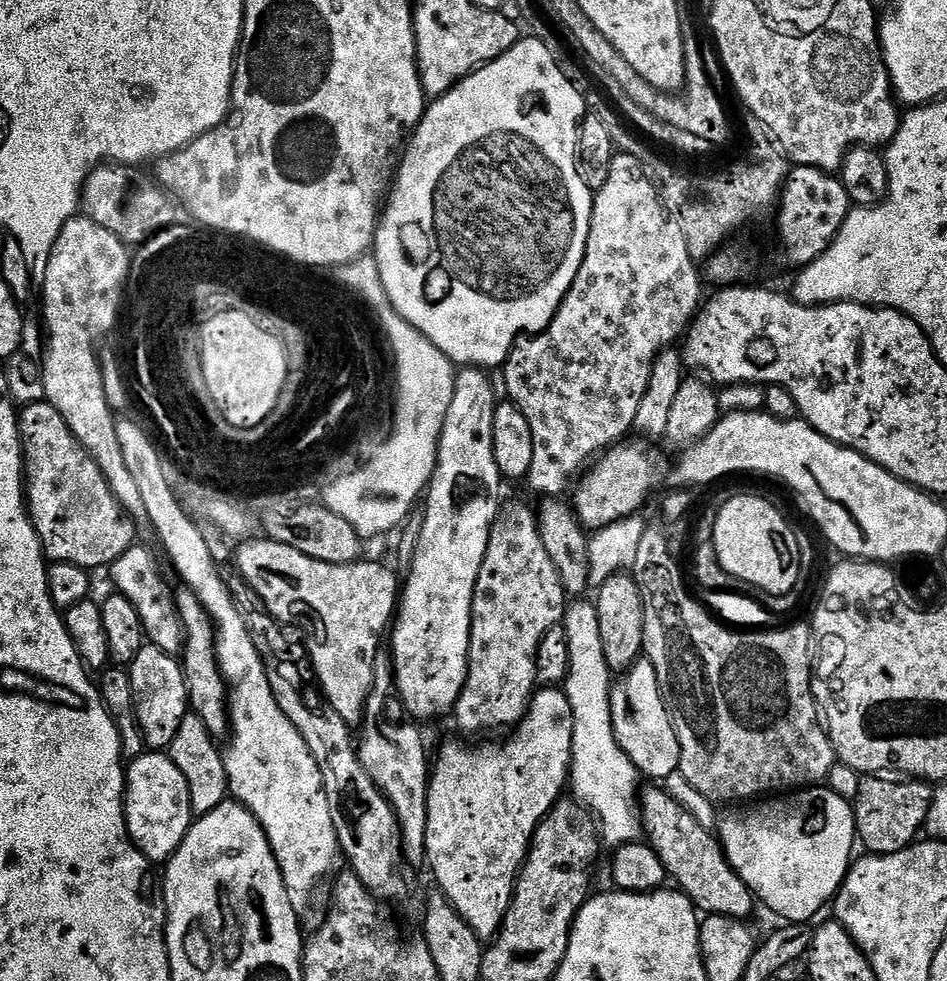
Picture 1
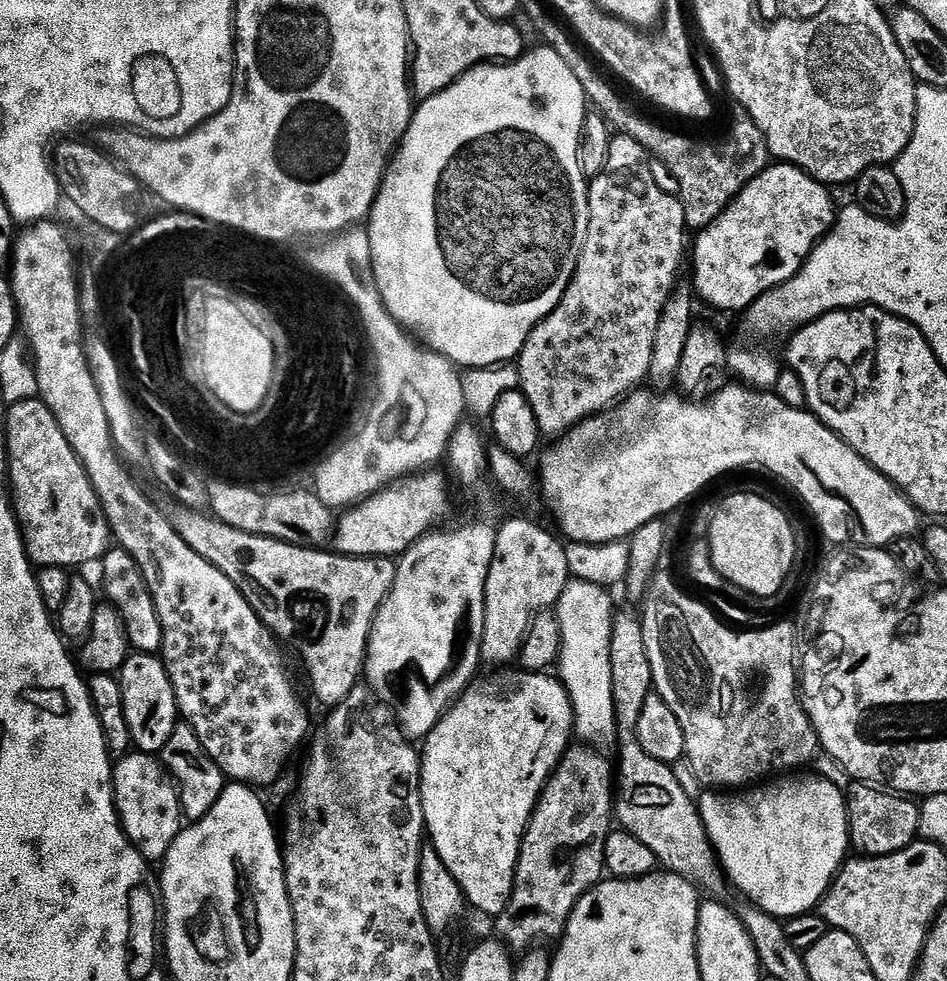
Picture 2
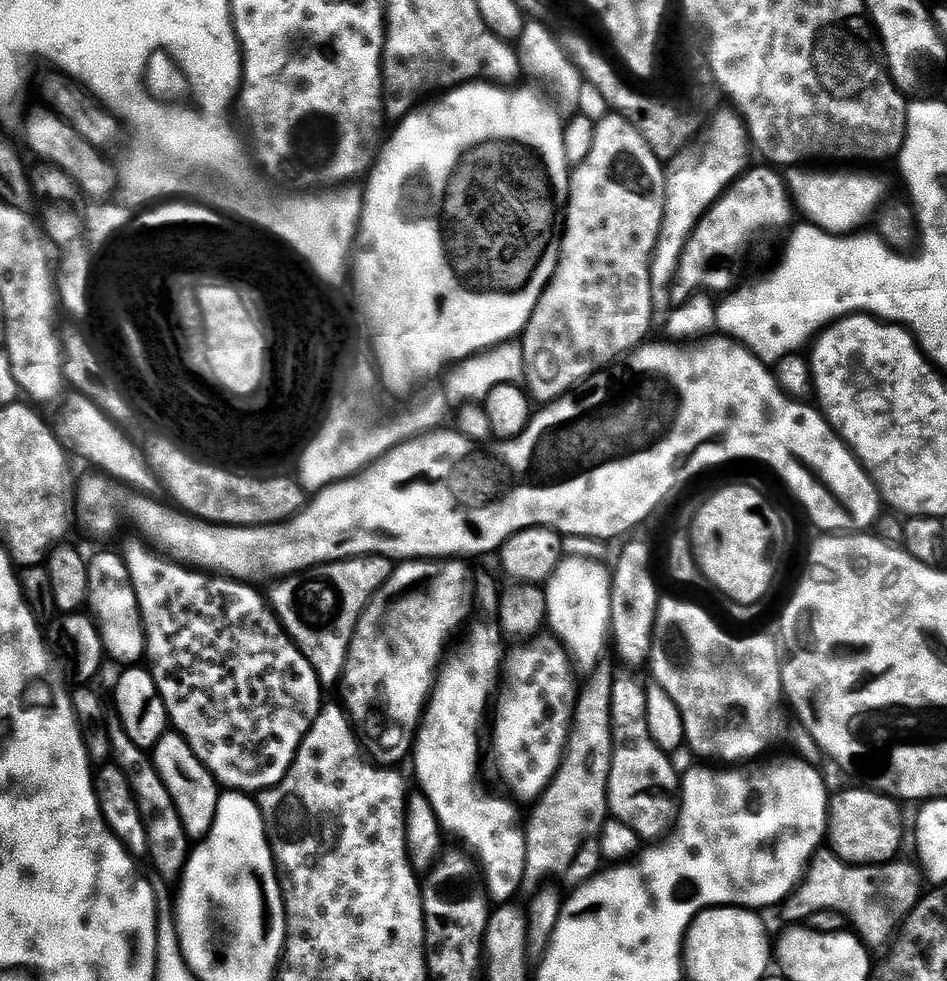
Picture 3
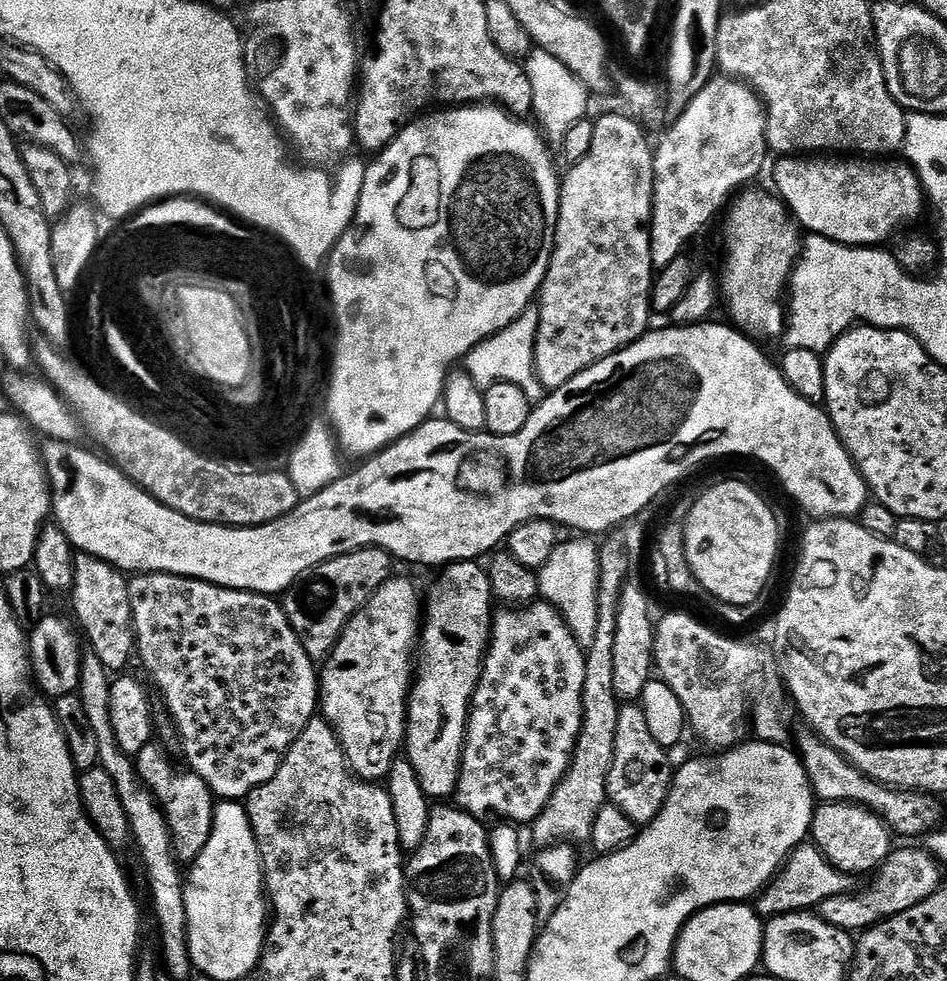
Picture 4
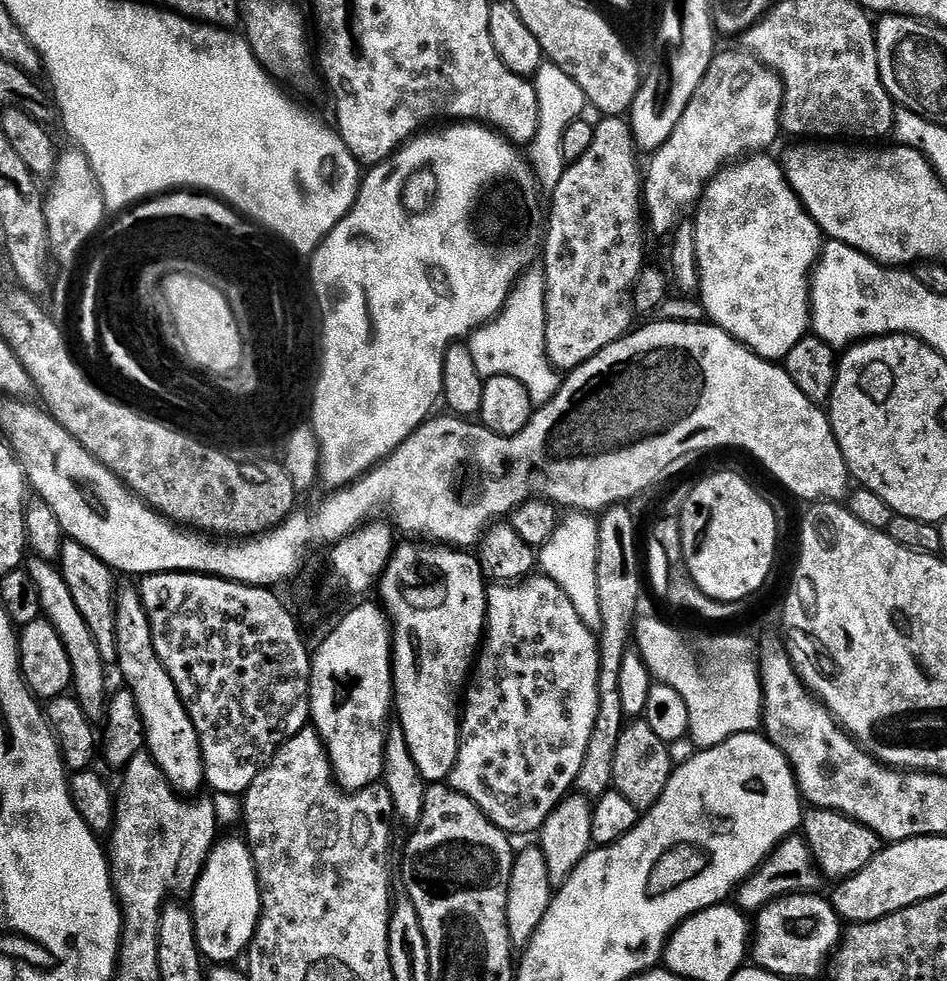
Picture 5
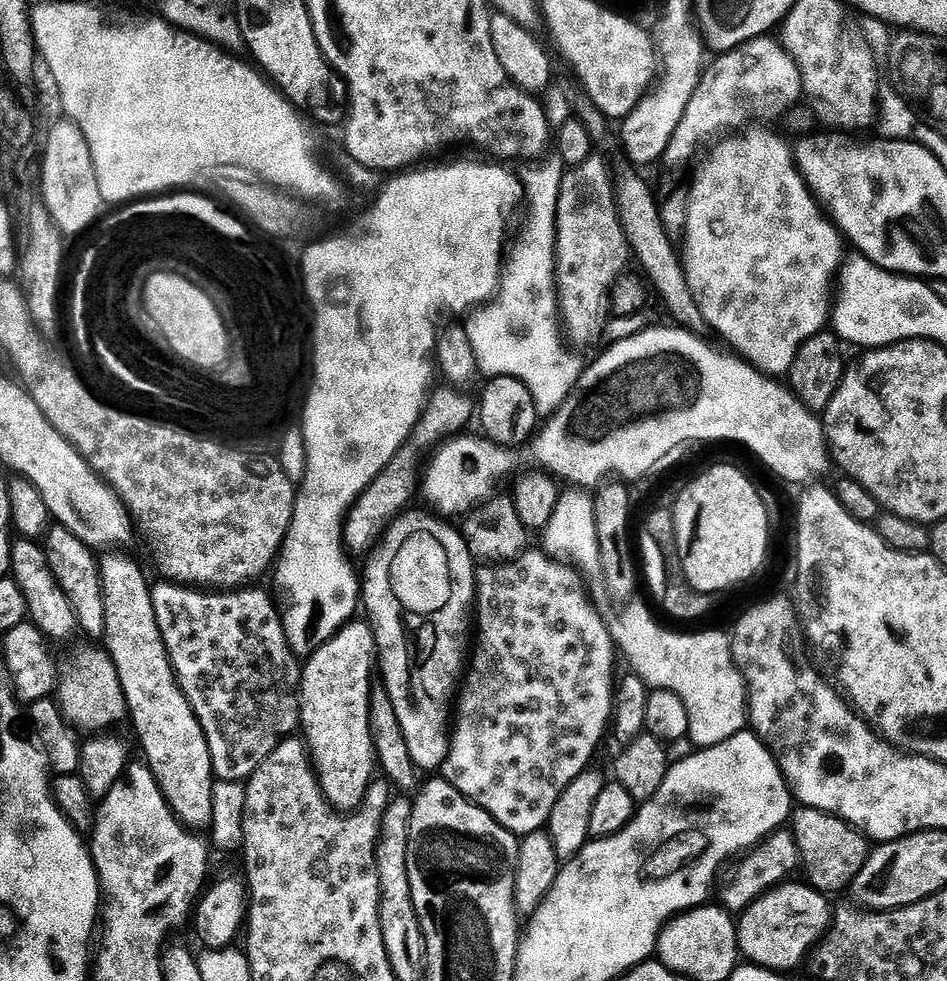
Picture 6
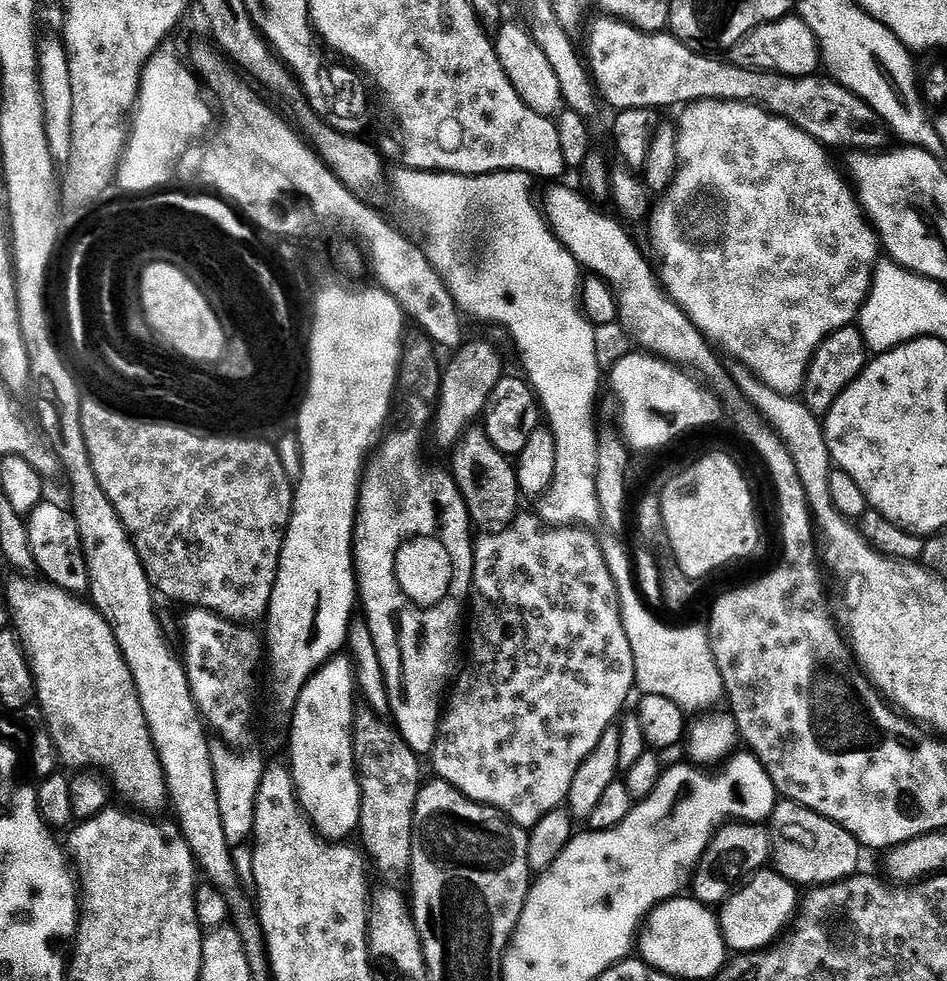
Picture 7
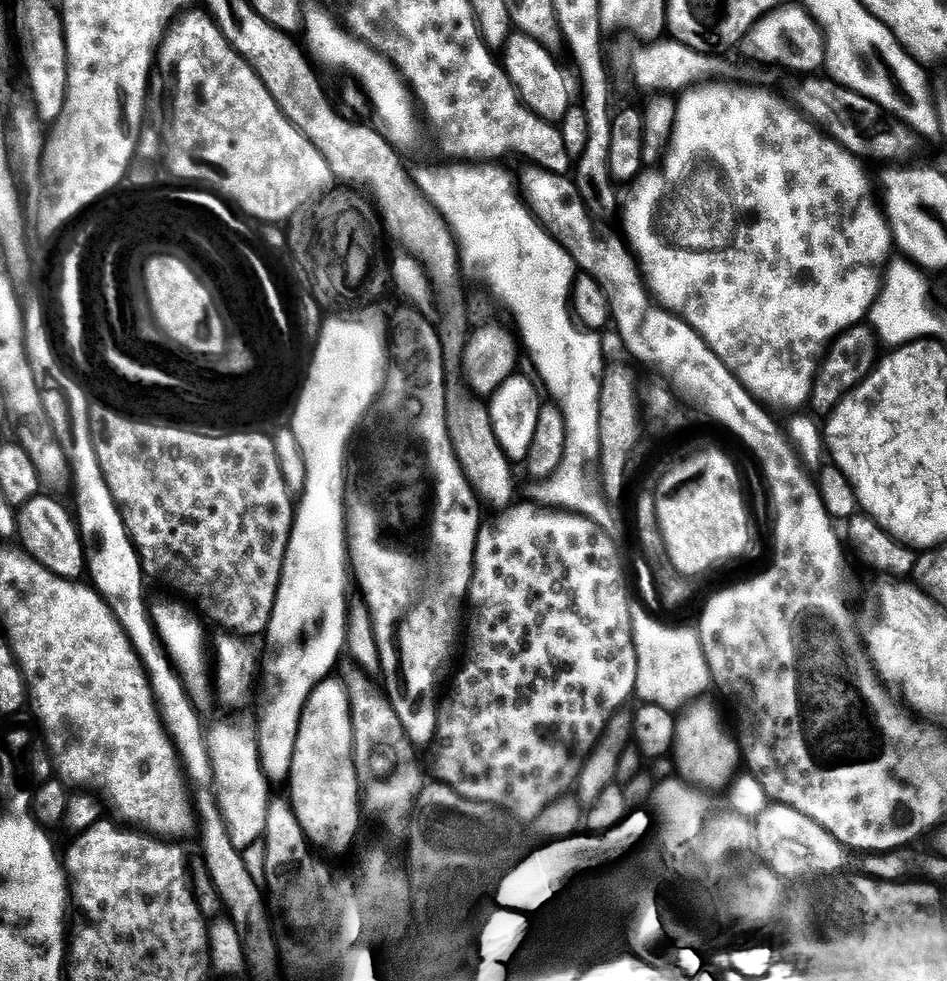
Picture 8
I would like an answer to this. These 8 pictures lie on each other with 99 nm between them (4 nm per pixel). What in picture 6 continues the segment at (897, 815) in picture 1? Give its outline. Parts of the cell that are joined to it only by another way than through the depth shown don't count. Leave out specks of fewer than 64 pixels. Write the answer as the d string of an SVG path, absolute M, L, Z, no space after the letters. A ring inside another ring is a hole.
M797 807L790 817L790 828L798 828L796 840L802 840L802 846L806 846L808 857L802 864L805 869L808 868L807 883L825 894L847 889L868 860L870 844L864 833L831 812Z

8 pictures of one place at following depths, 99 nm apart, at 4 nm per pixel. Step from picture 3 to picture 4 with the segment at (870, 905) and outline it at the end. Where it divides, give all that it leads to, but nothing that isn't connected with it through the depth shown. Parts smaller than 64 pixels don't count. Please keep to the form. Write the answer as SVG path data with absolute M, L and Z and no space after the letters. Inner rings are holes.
M805 842L792 851L784 862L784 867L776 873L768 887L755 897L756 913L762 918L771 918L790 914L791 912L806 912L819 909L821 902L836 895L851 893L854 884L853 877L846 872L840 872L826 857L816 849L816 845Z

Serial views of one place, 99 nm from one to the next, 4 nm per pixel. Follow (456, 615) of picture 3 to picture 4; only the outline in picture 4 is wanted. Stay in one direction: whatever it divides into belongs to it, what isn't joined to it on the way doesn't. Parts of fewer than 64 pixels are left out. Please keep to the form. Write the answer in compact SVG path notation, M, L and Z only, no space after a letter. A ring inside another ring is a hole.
M400 574L393 575L387 580L376 593L369 598L360 611L352 615L352 619L344 625L344 631L340 634L340 639L336 641L328 659L323 661L322 671L318 676L318 704L322 709L322 715L332 729L336 731L336 737L340 739L340 745L344 751L344 757L348 760L348 766L360 777L361 780L369 782L380 782L387 777L390 766L401 755L406 744L406 725L408 723L408 694L414 683L414 653L418 648L418 637L422 631L422 600L420 604L420 592L416 589L416 584L412 580Z

